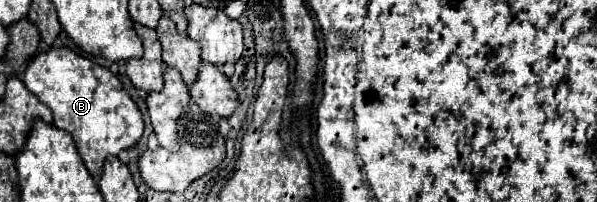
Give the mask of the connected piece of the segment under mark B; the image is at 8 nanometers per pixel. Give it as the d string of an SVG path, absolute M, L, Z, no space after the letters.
M50 48L36 54L26 66L24 84L52 110L54 126L72 134L88 172L96 180L100 178L108 156L118 156L122 150L132 148L142 138L142 114L122 88L120 80L108 68L98 66L70 48Z

